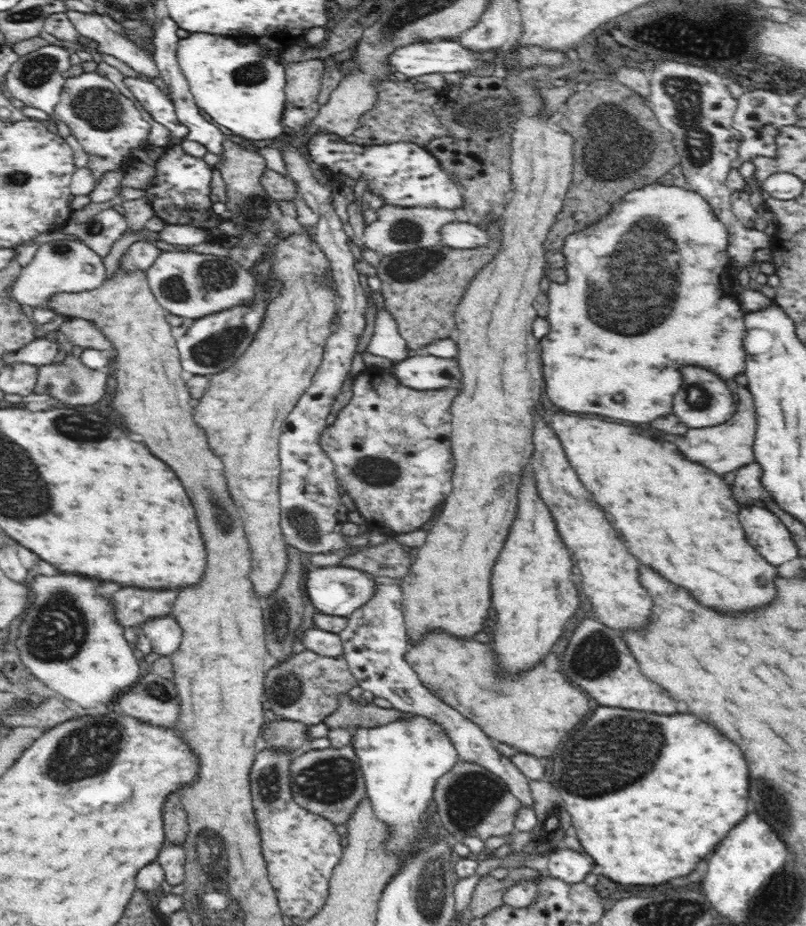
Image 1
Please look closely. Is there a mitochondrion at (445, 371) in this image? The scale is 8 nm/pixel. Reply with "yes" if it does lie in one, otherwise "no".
yes

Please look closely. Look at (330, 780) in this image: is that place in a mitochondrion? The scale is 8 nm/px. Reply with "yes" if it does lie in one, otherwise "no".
yes

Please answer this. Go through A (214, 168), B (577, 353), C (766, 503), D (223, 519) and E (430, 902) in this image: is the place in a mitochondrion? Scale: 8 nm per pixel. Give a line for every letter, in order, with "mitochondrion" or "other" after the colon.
A: other
B: other
C: other
D: mitochondrion
E: mitochondrion

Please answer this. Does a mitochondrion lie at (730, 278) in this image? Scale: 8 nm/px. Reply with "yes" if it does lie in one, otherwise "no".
no

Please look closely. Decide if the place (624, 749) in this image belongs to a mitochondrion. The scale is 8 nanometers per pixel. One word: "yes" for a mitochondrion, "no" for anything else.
yes

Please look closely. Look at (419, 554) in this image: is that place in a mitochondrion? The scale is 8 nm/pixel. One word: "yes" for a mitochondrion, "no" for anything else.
no

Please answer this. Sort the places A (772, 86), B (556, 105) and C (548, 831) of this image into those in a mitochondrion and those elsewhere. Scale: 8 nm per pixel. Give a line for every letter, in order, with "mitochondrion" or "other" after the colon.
A: other
B: other
C: mitochondrion

